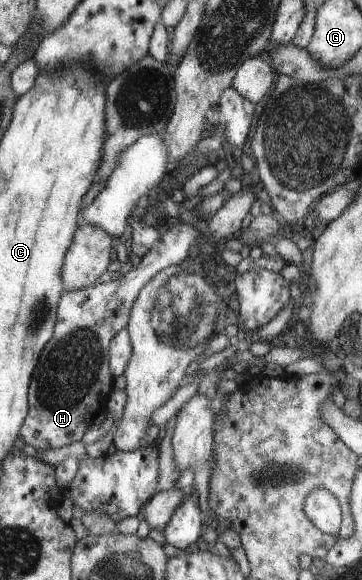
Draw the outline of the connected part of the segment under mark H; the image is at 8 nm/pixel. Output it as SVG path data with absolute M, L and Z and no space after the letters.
M178 221L140 257L137 266L108 282L66 291L61 296L50 344L42 352L29 384L29 414L19 432L20 438L35 450L48 450L72 444L82 438L92 418L108 402L114 377L109 371L109 343L128 323L129 312L141 288L163 268L178 264L192 251L200 233L190 222Z

